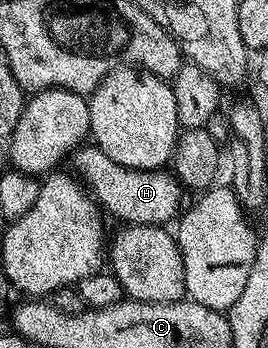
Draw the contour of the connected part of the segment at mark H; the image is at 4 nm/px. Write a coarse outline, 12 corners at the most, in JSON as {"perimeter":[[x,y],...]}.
{"perimeter":[[95,147],[75,172],[109,214],[167,226],[181,212],[171,172],[131,169]]}

